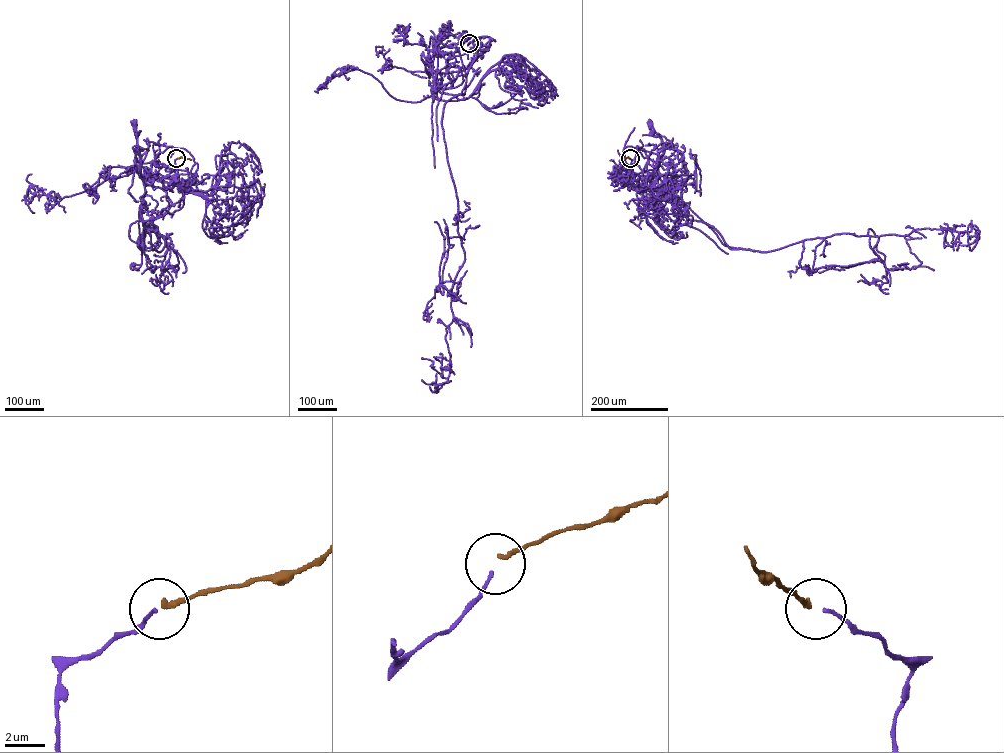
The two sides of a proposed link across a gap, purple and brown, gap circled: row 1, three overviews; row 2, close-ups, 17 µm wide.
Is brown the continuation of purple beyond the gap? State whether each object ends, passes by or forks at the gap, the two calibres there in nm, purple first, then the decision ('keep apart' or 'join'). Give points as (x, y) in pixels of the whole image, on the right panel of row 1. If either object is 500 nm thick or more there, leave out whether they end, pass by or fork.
purple ends there; brown ends there; 160 nm thick on the purple side, 260 nm on the other; join

